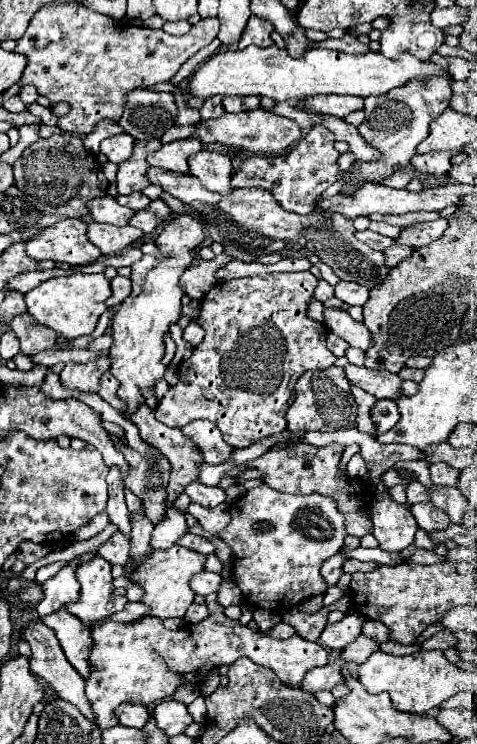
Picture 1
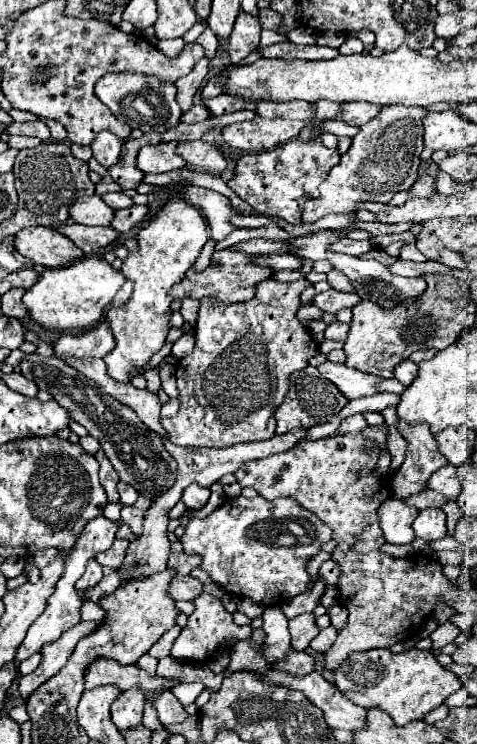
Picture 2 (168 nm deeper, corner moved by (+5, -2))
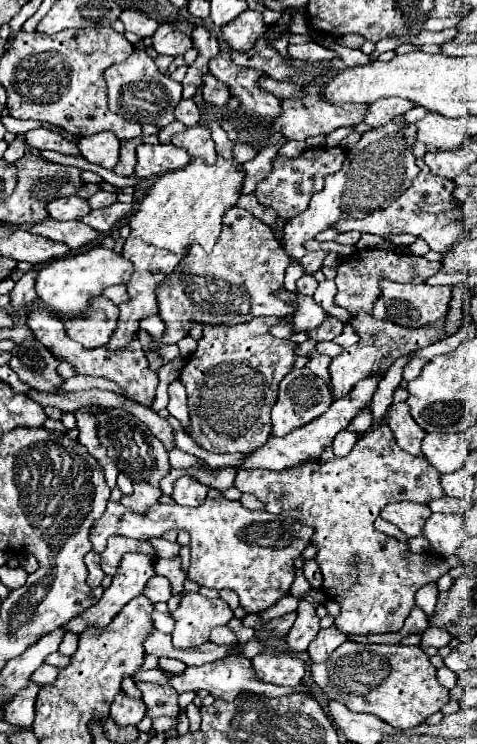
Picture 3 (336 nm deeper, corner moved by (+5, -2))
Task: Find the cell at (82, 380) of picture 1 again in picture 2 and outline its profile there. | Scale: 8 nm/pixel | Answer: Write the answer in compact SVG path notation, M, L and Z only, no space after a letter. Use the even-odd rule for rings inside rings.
M100 322L94 330L84 334L64 334L54 344L56 358L104 358L114 350L114 338L106 322Z

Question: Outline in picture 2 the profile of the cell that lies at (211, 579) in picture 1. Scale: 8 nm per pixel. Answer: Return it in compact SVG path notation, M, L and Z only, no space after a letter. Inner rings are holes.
M176 576L172 578L172 586L170 586L170 594L174 600L194 600L200 596L202 592L202 582L188 576Z

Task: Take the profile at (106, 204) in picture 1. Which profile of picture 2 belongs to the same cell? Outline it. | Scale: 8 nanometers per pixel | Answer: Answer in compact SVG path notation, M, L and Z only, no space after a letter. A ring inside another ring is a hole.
M82 196L78 198L72 208L70 216L78 224L88 224L88 226L110 226L114 218L114 210L100 198L100 196Z

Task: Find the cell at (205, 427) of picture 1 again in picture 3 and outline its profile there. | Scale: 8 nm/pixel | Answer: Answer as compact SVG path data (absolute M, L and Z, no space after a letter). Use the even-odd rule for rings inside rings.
M388 424L378 426L374 432L366 432L358 438L352 452L346 458L334 458L330 462L304 462L304 466L294 466L294 470L282 470L280 474L260 468L238 470L234 486L242 493L250 493L264 503L265 509L273 514L287 514L290 518L312 526L312 546L318 548L316 562L322 570L324 582L322 590L328 598L340 604L340 614L336 618L336 628L344 634L386 634L398 632L416 606L414 594L420 586L436 582L442 574L448 574L450 564L444 556L436 552L416 554L406 542L390 538L374 530L374 520L380 516L380 510L390 502L413 501L430 504L444 496L440 486L440 474L432 466L424 466L420 456L412 456L406 450L396 446L392 430Z

